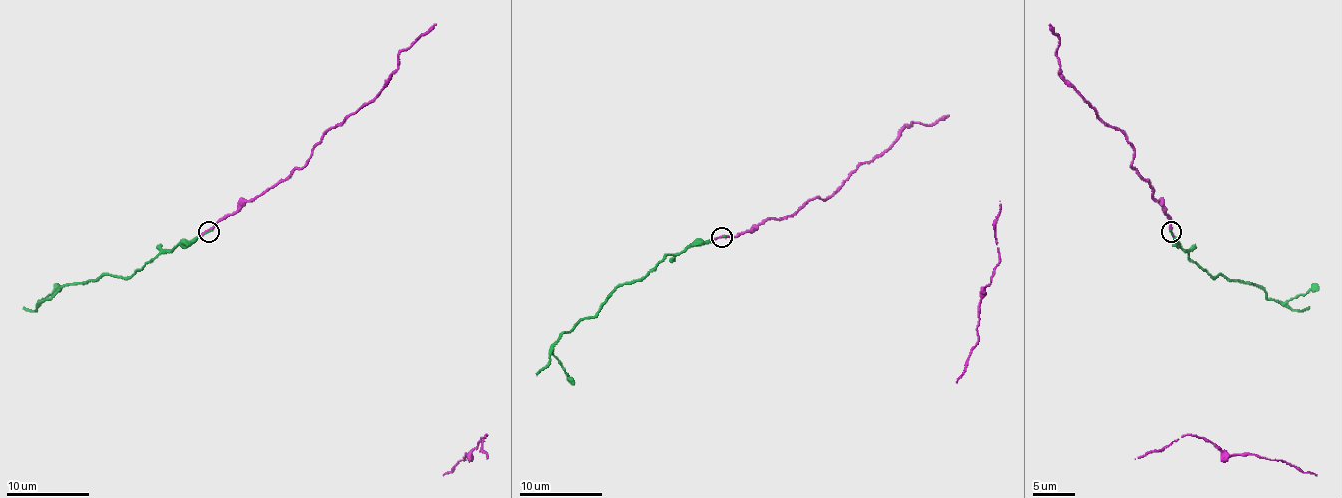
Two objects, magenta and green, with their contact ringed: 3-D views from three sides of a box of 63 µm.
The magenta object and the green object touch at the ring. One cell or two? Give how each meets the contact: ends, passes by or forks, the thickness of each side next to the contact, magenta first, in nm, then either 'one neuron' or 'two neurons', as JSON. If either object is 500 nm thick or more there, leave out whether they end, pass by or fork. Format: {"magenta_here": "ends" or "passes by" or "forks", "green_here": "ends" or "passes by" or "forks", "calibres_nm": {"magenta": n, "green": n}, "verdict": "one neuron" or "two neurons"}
{"magenta_here": "passes by", "green_here": "ends", "calibres_nm": {"magenta": 240, "green": 100}, "verdict": "one neuron"}

